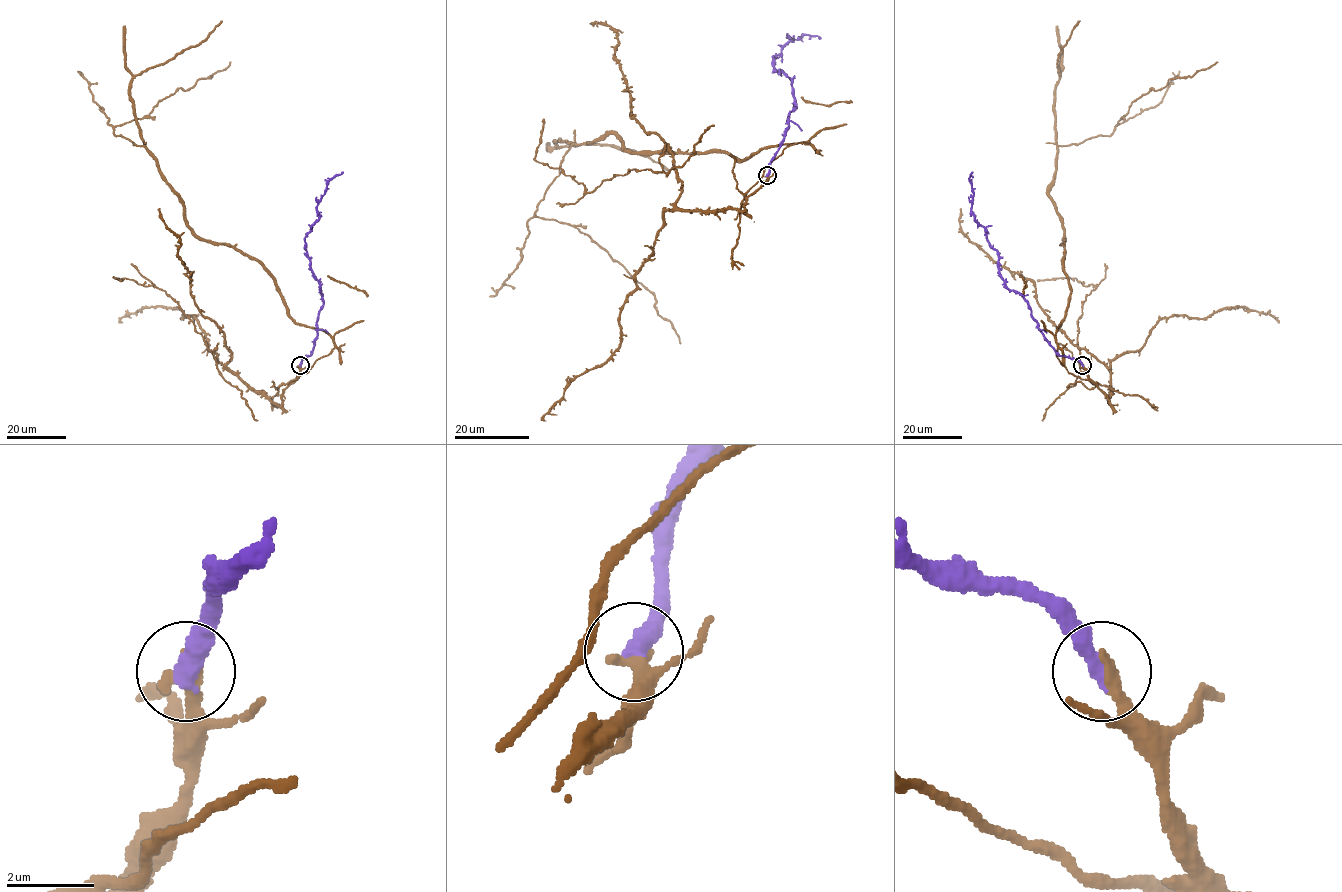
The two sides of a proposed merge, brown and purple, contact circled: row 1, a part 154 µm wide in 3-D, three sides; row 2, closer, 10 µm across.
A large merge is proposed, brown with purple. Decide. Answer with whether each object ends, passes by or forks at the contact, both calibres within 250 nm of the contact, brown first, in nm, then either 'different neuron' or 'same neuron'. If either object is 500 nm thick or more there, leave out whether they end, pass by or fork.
brown ends; purple ends; calibres 440 and 440 nm; same neuron

